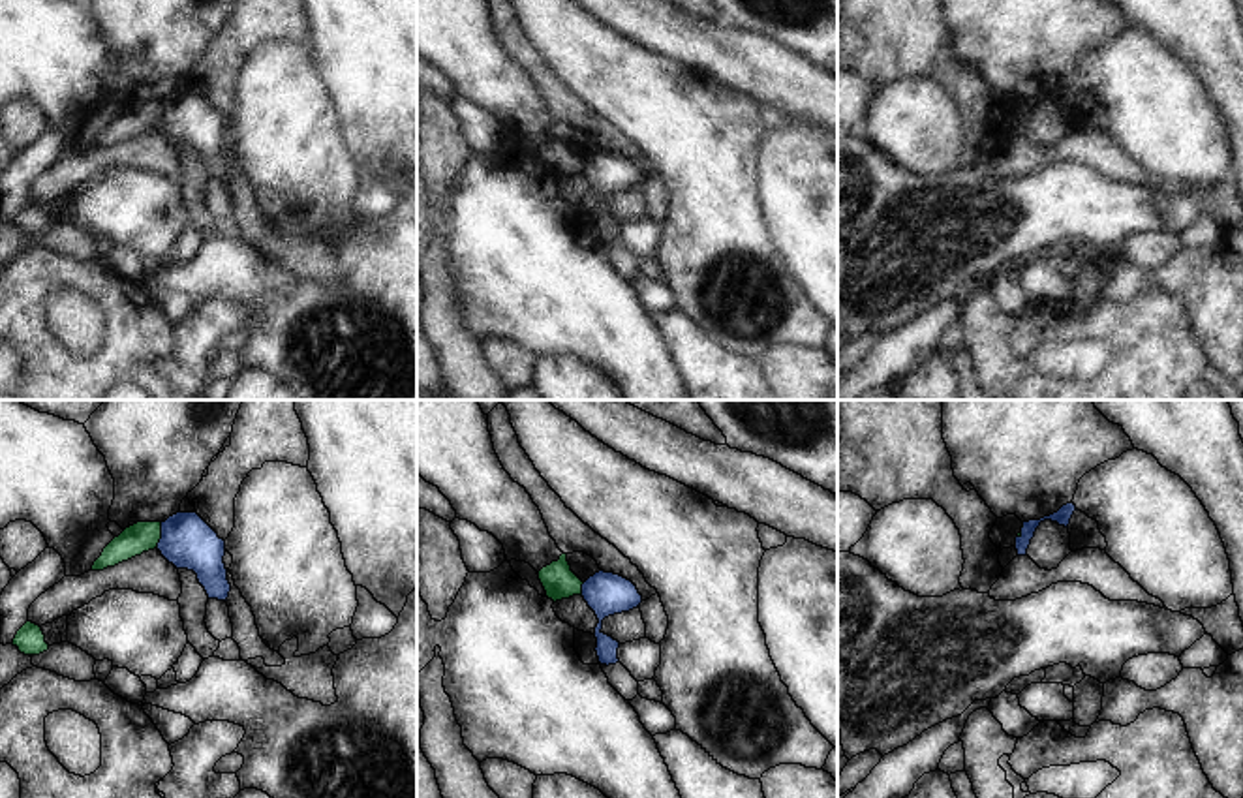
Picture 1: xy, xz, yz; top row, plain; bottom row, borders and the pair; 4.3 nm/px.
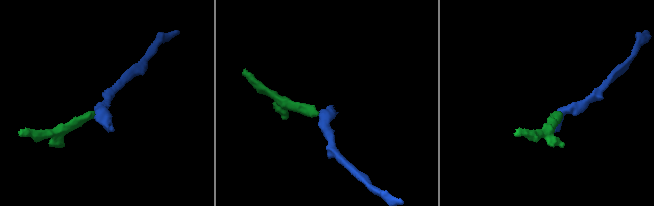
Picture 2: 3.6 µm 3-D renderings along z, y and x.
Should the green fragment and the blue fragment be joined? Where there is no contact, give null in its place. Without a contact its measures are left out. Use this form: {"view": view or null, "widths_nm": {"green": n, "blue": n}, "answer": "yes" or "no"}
{"view": "xy", "widths_nm": {"green": 130, "blue": 220}, "answer": "no"}

